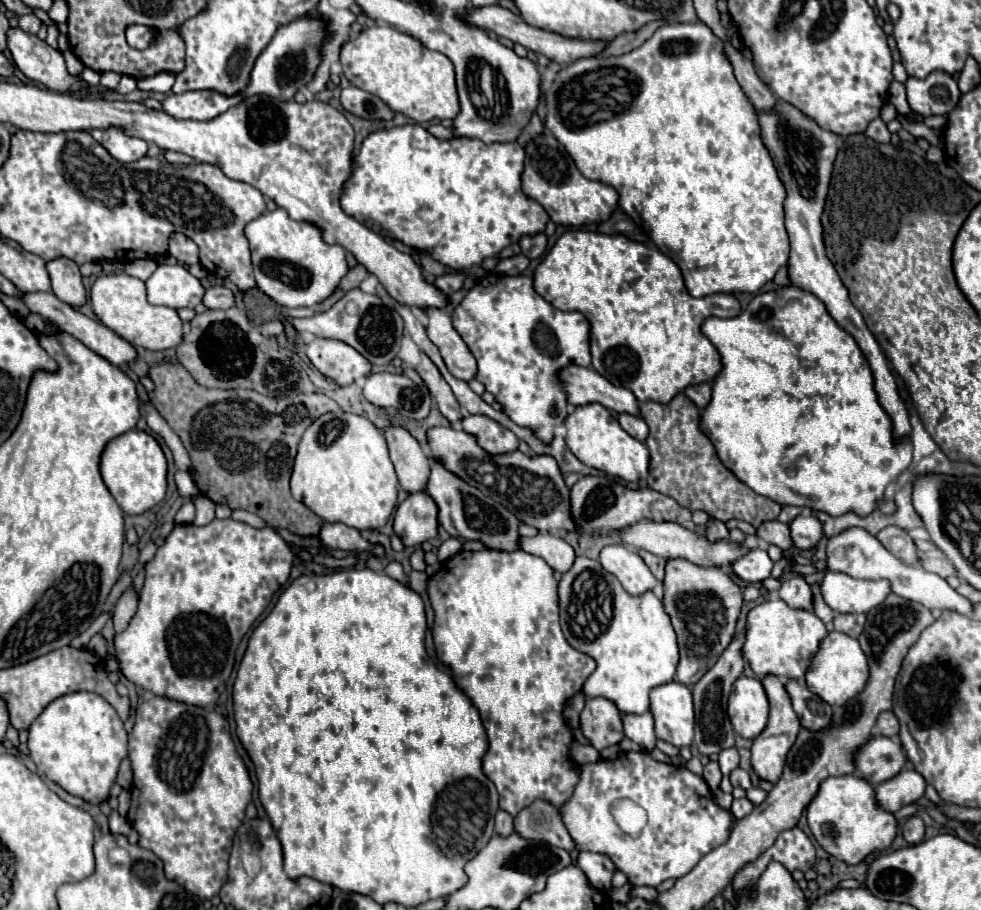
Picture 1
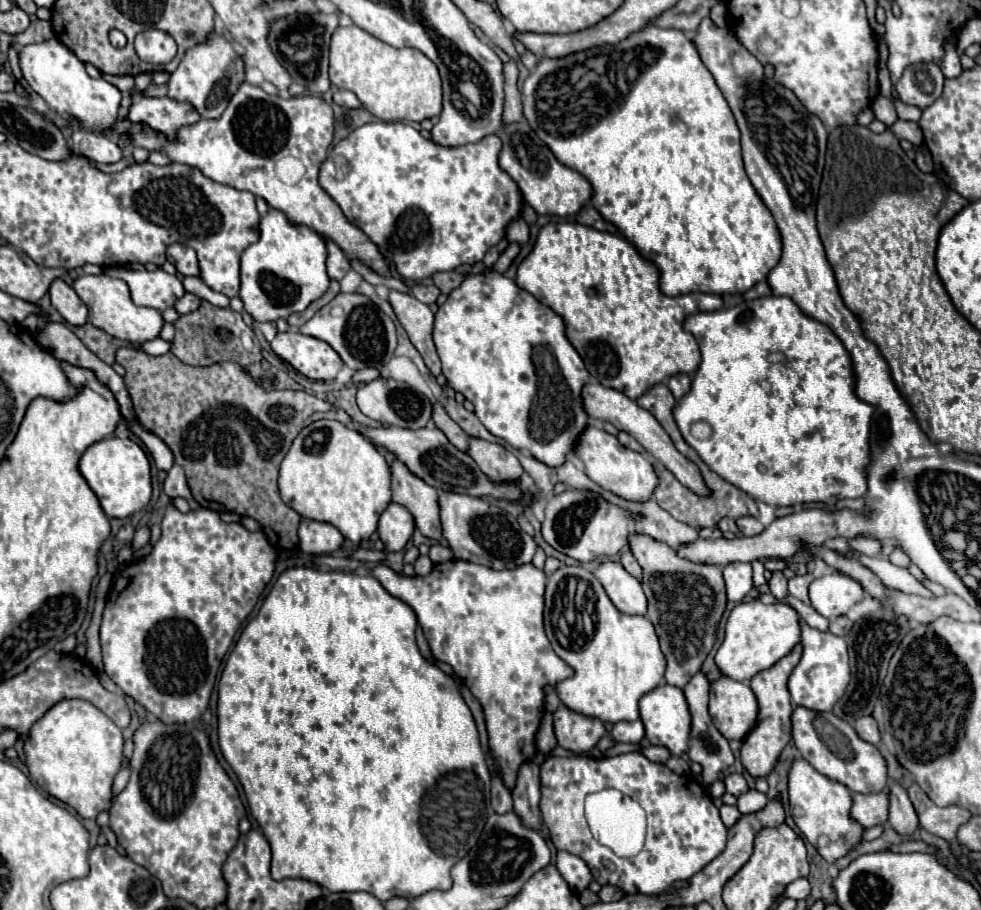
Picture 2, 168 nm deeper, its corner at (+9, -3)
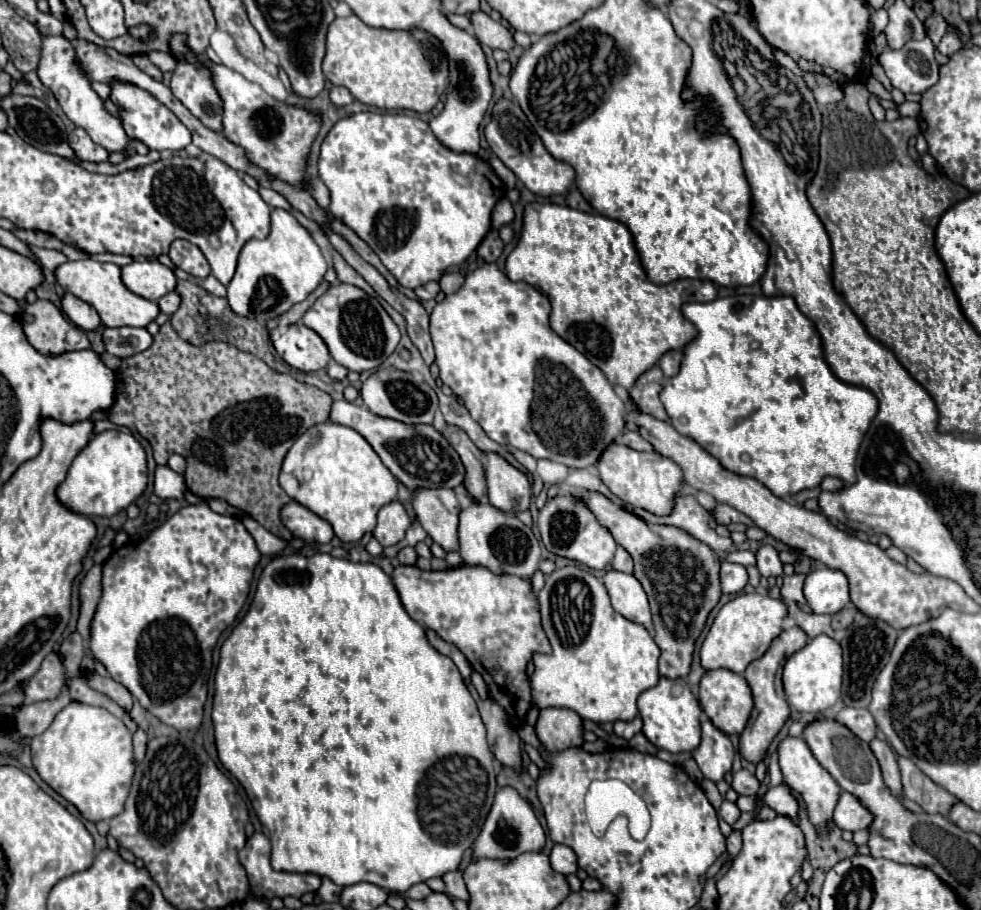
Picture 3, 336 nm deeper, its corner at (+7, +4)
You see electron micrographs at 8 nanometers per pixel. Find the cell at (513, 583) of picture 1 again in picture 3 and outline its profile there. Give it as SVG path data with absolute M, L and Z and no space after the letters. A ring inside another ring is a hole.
M469 564L447 568L441 572L421 570L417 566L397 566L391 578L409 616L421 626L437 632L437 636L443 638L445 642L457 646L469 660L473 670L477 670L489 684L489 696L505 708L509 720L517 724L515 728L521 728L529 708L533 706L527 664L533 660L535 652L541 654L551 652L551 644L541 628L541 614L537 608L537 596L533 592L531 580L521 580L519 576L509 574L493 574L485 566L469 566Z

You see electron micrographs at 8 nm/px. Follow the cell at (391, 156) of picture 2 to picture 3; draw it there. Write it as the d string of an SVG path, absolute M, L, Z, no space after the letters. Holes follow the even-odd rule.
M359 112L353 114L349 118L339 120L331 132L327 134L327 138L321 144L321 156L319 156L319 178L325 182L325 186L329 188L331 194L331 204L329 210L335 218L339 218L341 222L345 222L349 228L353 228L371 248L373 252L381 258L381 262L387 266L387 270L397 278L397 282L405 288L417 288L429 280L439 280L443 270L447 266L459 266L461 262L465 262L481 244L481 240L485 238L485 234L491 230L491 212L495 208L495 204L505 198L505 186L499 180L499 176L493 172L493 168L489 166L489 162L485 162L481 156L477 154L469 154L469 152L453 152L449 148L445 148L431 132L429 124L413 118L413 116L405 116L405 114L391 114L391 112Z

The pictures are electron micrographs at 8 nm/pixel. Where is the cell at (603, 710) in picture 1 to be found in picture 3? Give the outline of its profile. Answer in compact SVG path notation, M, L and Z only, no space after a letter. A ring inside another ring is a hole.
M545 708L539 714L535 732L547 750L557 752L573 746L581 746L583 740L583 718L567 708Z

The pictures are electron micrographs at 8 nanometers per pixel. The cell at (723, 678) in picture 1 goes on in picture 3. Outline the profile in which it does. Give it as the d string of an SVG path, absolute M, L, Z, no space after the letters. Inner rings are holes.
M711 720L701 722L701 744L693 750L693 758L705 778L719 782L733 766L735 748L729 736L713 726Z

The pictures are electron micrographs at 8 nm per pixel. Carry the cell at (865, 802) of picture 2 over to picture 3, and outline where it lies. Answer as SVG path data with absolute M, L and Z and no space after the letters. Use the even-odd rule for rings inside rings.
M841 792L841 798L837 802L833 822L841 830L857 832L861 828L869 828L873 824L873 814L857 800L857 796L849 792Z

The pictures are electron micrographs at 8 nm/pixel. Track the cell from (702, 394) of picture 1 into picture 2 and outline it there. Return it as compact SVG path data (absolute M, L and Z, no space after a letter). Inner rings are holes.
M685 373L671 375L669 381L667 381L667 387L671 389L671 393L673 393L675 399L681 399L681 397L689 391L689 385L691 385L691 379L689 379L689 375L685 375Z

